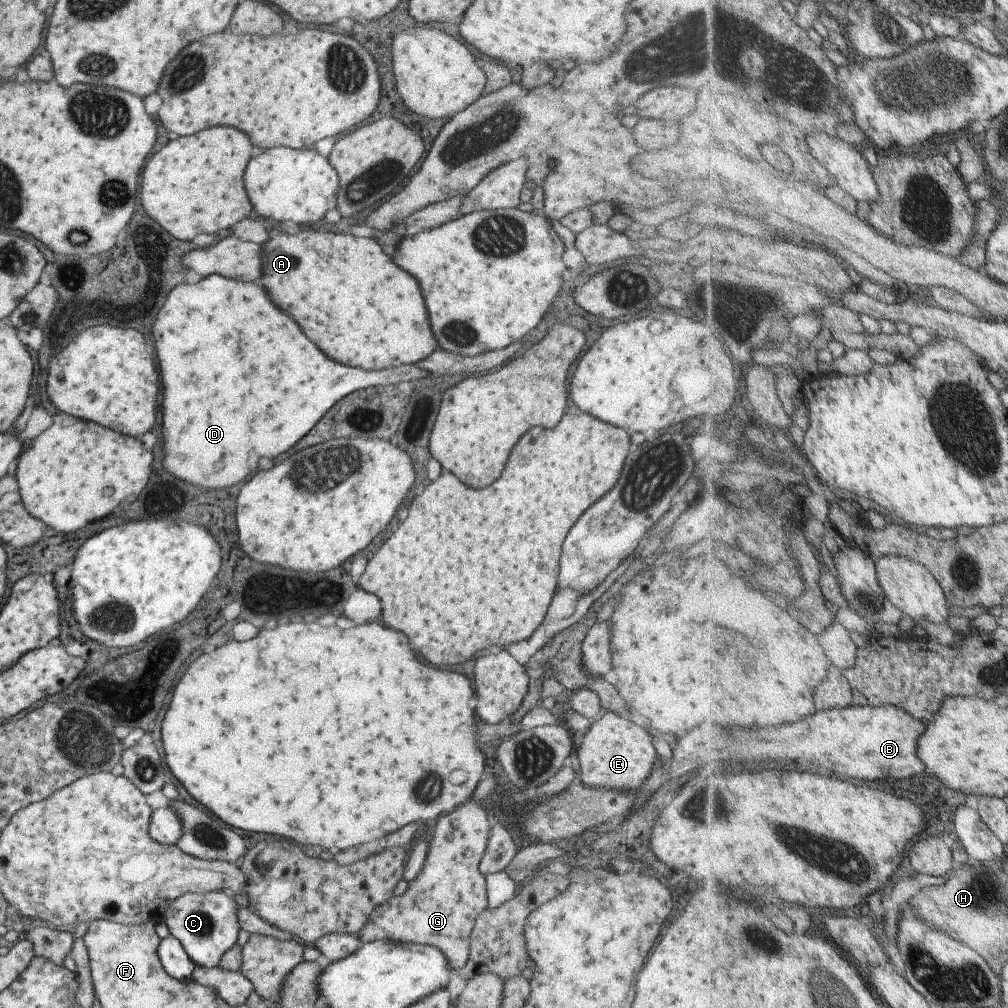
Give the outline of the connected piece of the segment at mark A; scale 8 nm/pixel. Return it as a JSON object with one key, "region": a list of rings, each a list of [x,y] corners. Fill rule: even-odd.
{"region":[[[301,226],[297,232],[272,233],[261,248],[261,288],[271,296],[277,308],[291,316],[301,332],[317,344],[331,360],[367,371],[417,364],[435,348],[429,330],[425,306],[417,282],[381,252],[375,241],[355,238],[350,233],[318,232]]]}

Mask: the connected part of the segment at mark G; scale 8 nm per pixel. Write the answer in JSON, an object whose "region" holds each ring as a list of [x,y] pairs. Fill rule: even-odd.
{"region":[[[486,755],[482,778],[477,782],[477,787],[470,795],[471,798],[452,812],[441,815],[432,823],[423,868],[411,882],[408,882],[407,890],[401,896],[392,896],[387,902],[372,910],[367,923],[357,935],[362,944],[384,939],[397,940],[397,942],[409,941],[412,944],[429,944],[433,948],[439,948],[445,954],[445,960],[451,970],[462,972],[468,961],[469,936],[472,934],[473,924],[477,916],[487,909],[483,875],[478,871],[478,864],[483,857],[486,842],[490,836],[488,810],[489,807],[496,807],[498,790],[503,781],[498,769],[498,763],[495,762],[493,755]]]}

